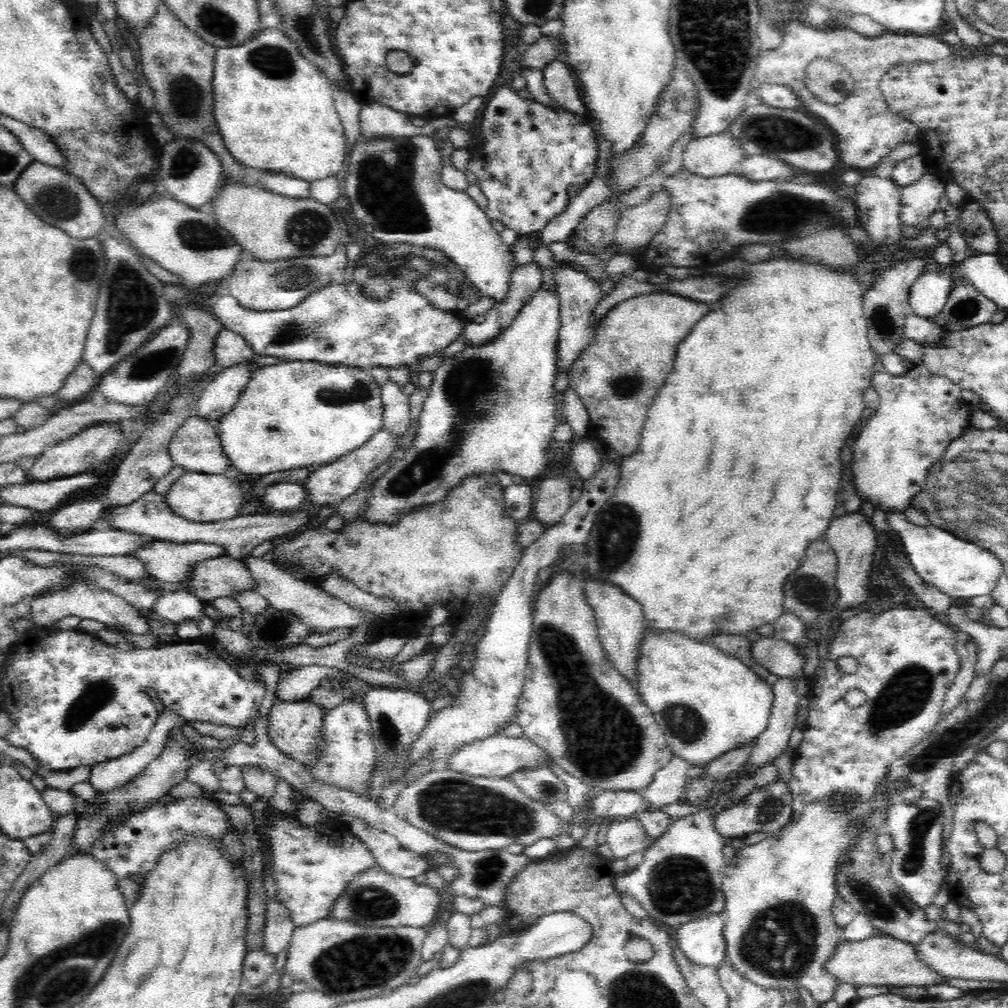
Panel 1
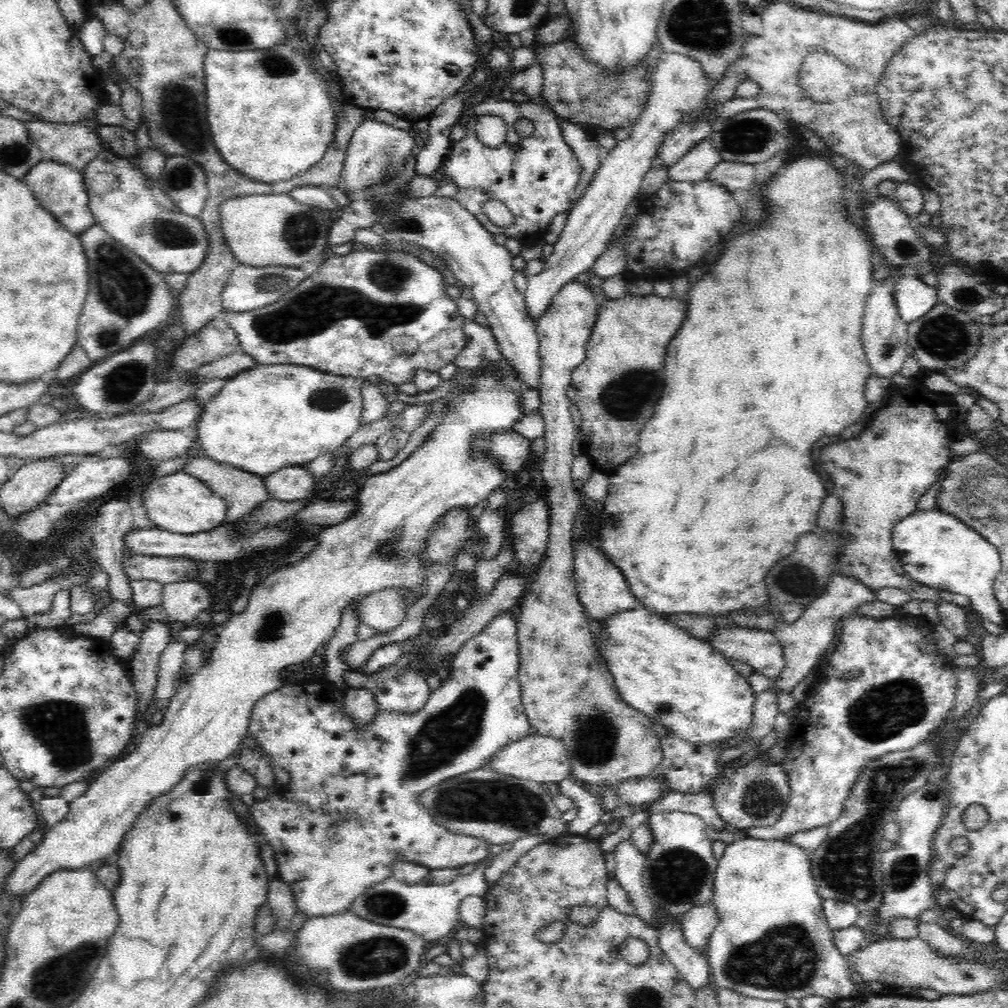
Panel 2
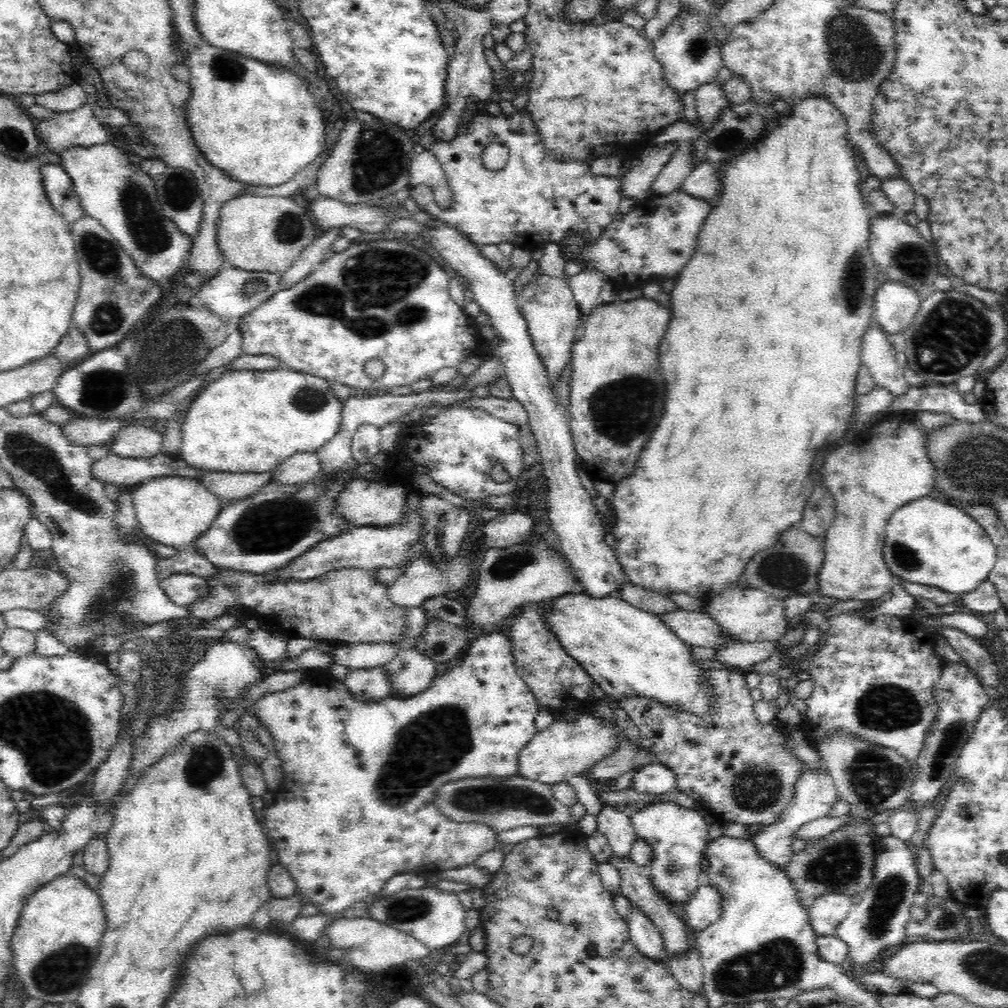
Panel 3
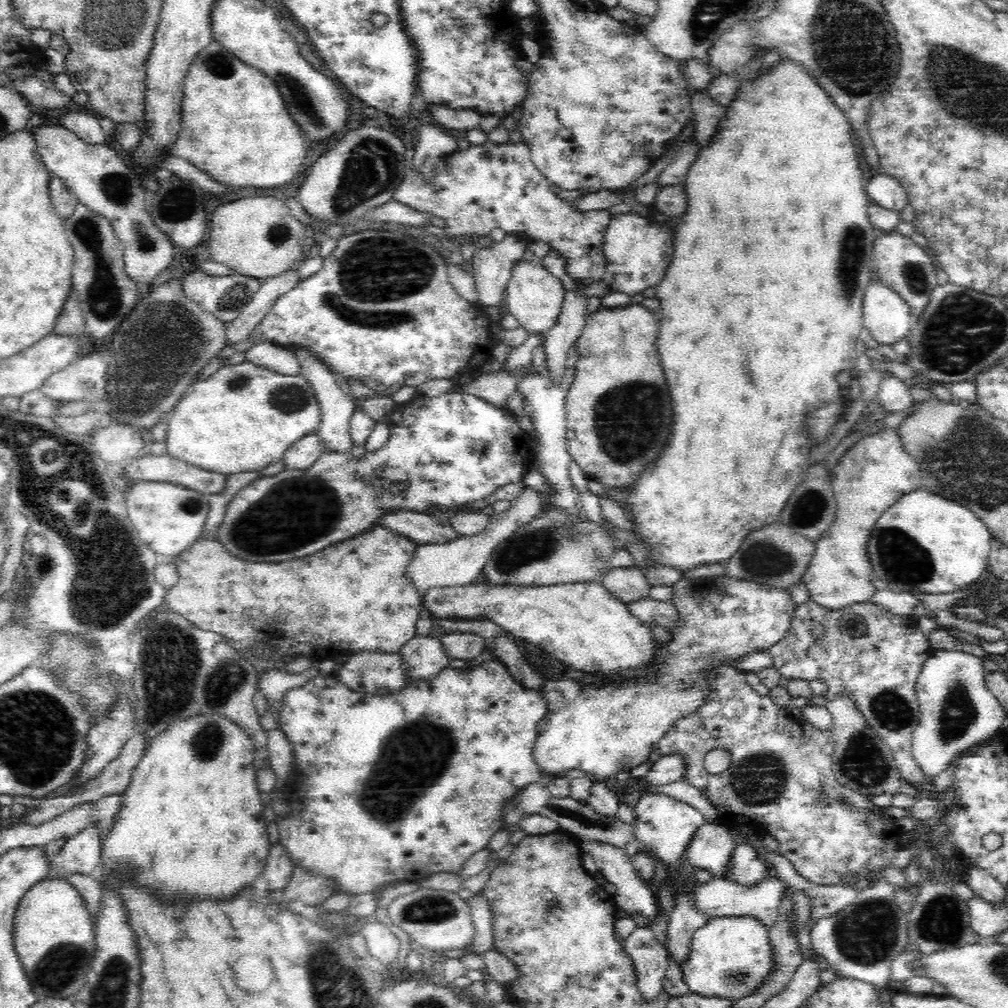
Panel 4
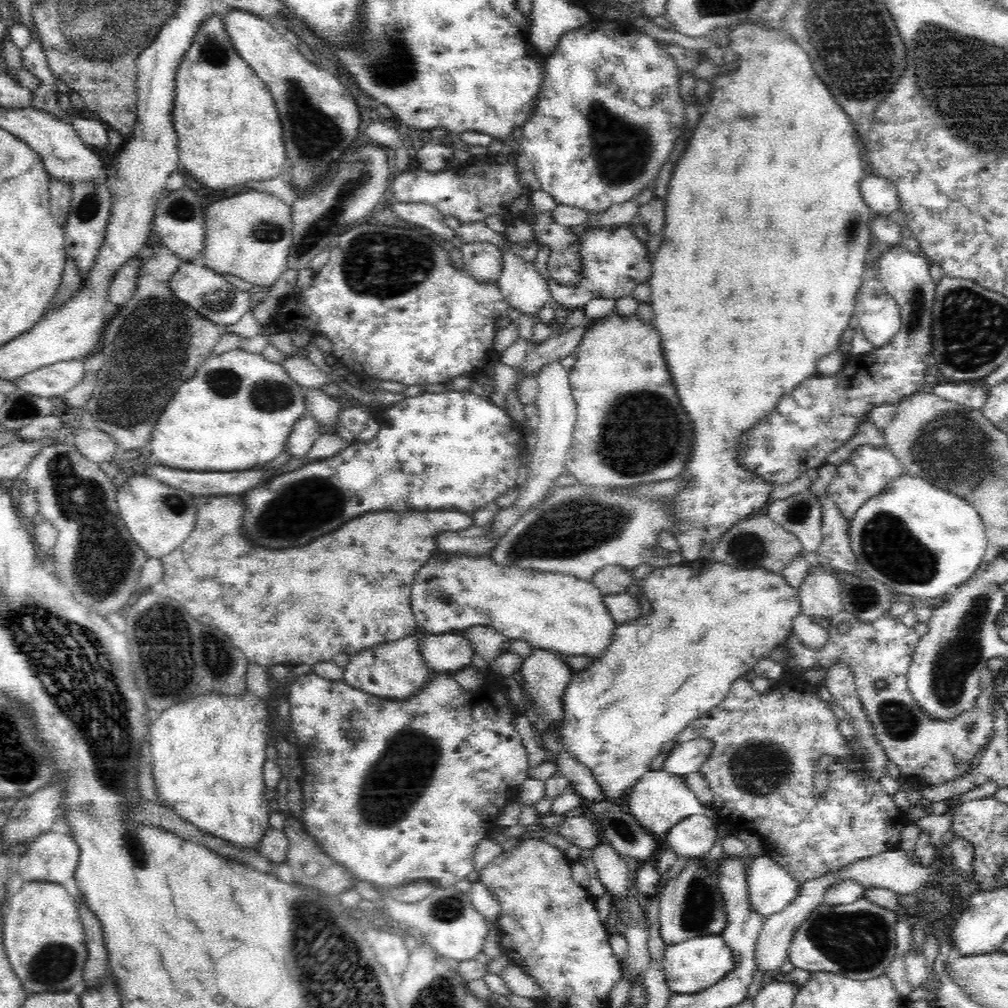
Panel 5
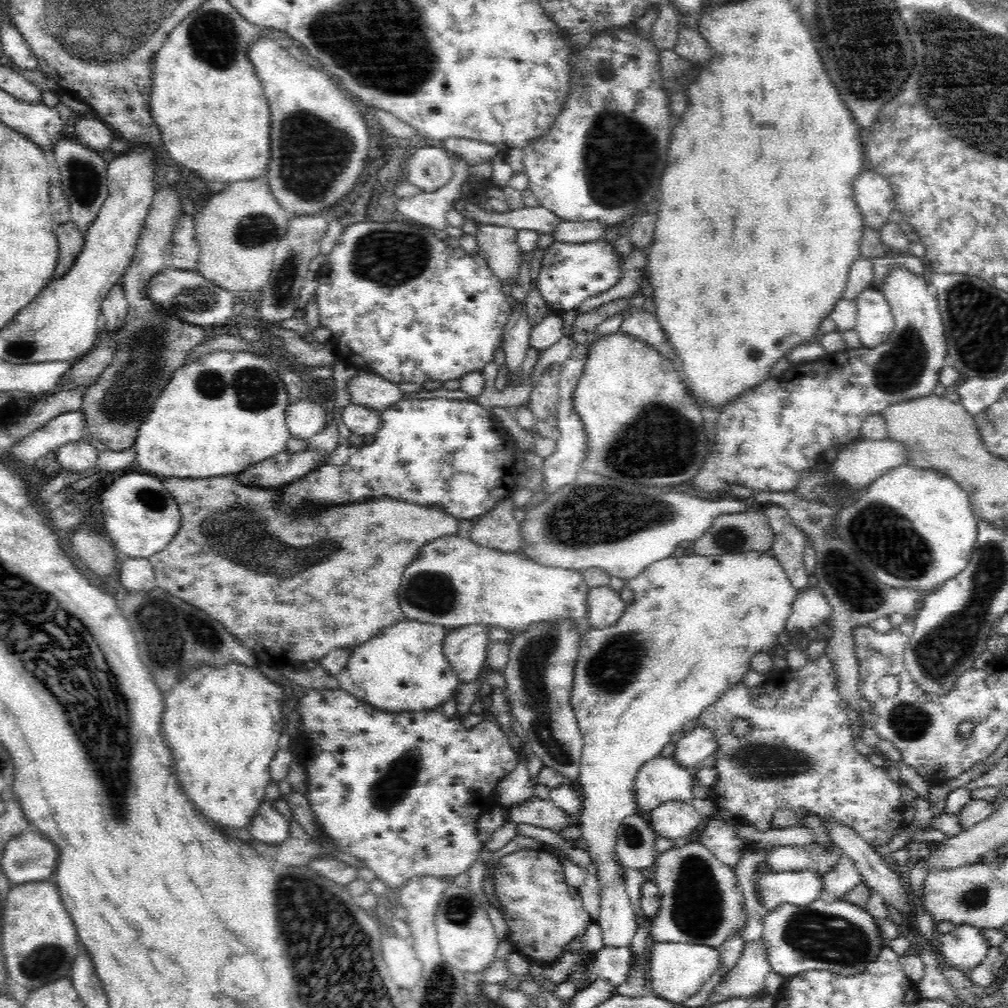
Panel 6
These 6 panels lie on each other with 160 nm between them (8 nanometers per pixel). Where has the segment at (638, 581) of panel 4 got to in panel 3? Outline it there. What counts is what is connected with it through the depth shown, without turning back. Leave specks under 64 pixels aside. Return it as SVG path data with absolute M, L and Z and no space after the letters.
M629 581L622 584L622 588L616 594L620 599L629 602L636 608L654 613L655 615L664 612L674 612L680 610L678 604L667 596L662 596L653 590L648 590L643 586L636 586Z

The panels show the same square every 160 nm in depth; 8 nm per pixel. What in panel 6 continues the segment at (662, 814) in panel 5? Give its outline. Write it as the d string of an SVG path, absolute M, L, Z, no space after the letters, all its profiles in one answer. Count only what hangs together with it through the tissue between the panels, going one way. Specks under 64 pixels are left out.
M656 756L642 765L635 778L635 799L637 808L641 815L646 815L656 806L678 800L682 802L691 802L693 773L691 769L680 766L675 759L670 757Z

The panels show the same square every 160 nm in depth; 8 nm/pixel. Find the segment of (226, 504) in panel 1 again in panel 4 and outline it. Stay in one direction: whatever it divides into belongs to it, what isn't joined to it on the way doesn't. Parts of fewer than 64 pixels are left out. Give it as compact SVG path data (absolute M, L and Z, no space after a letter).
M133 482L125 494L128 518L142 542L157 556L182 555L201 536L210 514L208 495L170 482Z

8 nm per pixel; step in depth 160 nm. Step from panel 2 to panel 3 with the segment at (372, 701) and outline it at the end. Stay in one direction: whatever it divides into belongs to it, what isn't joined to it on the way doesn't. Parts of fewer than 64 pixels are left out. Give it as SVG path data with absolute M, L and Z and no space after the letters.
M385 666L349 669L344 684L356 700L378 701L392 696Z

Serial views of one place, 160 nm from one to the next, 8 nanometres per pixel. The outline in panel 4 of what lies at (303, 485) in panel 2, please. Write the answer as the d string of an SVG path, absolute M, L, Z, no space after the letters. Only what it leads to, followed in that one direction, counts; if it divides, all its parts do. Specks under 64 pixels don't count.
M318 433L298 440L284 456L282 462L286 466L285 470L308 470L314 466L325 452L321 441Z

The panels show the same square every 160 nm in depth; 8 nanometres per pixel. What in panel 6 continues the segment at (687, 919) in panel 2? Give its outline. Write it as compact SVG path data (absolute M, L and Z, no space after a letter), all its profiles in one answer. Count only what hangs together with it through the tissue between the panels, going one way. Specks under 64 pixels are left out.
M811 870L762 873L755 884L759 901L772 911L780 904L808 906L823 897L822 876Z

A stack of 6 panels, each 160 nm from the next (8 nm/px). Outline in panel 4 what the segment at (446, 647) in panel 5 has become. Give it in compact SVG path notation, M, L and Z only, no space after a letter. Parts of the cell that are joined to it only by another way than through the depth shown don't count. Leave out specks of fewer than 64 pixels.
M429 635L412 638L399 653L410 681L434 678L450 662L439 639Z

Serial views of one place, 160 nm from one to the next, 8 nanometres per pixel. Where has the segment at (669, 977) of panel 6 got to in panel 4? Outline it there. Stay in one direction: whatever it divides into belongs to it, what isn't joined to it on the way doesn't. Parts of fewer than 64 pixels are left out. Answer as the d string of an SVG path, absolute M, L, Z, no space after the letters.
M754 916L714 917L694 934L688 958L688 963L680 968L684 974L684 981L692 993L734 1001L758 990L758 986L764 984L776 967L769 928Z

